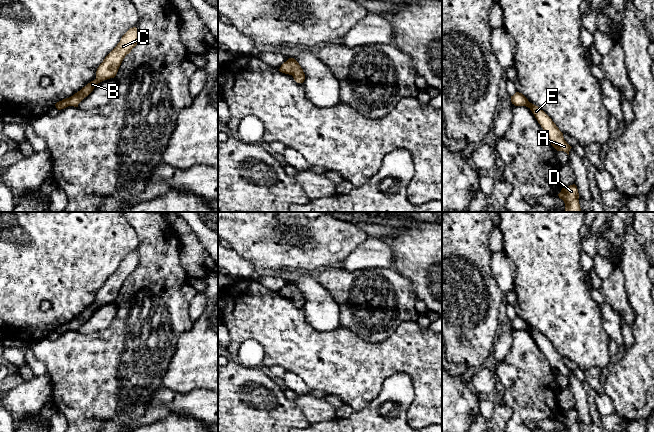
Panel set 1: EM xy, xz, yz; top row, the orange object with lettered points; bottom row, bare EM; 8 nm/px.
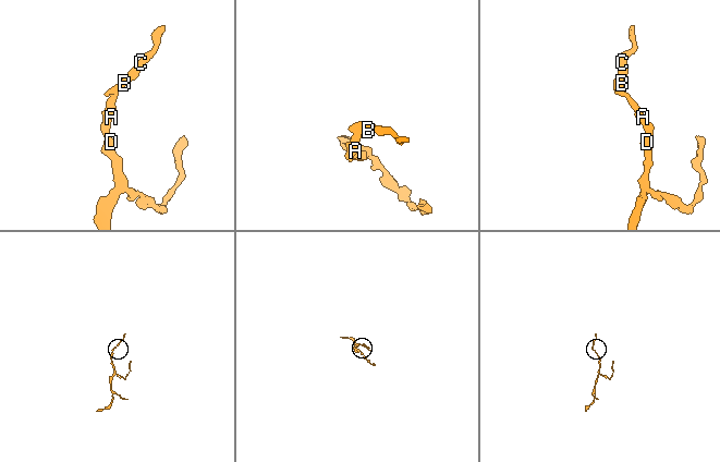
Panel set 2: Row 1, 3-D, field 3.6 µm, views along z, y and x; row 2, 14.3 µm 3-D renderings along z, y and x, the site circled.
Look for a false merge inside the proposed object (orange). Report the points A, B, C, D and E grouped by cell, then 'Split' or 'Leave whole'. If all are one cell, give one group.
Groups: A B C D E. Leave whole

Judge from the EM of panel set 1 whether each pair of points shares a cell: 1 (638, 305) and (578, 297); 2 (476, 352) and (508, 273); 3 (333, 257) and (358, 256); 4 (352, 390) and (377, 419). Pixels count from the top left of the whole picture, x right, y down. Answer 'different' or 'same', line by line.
1: different
2: different
3: different
4: different

